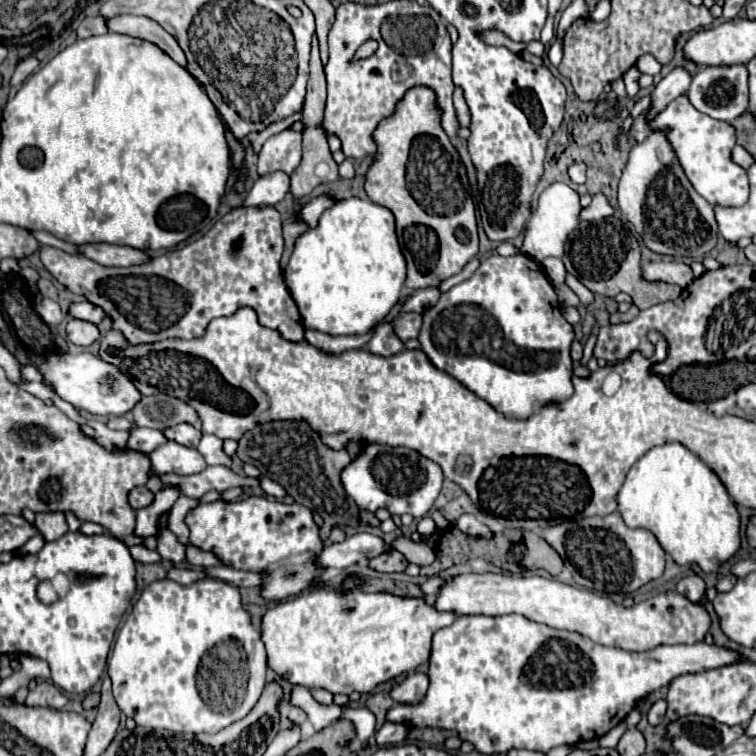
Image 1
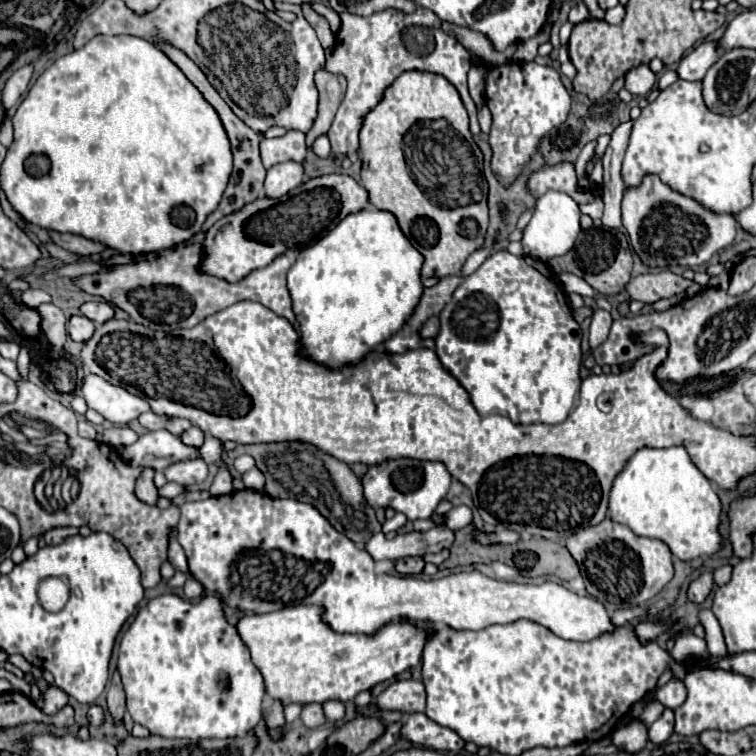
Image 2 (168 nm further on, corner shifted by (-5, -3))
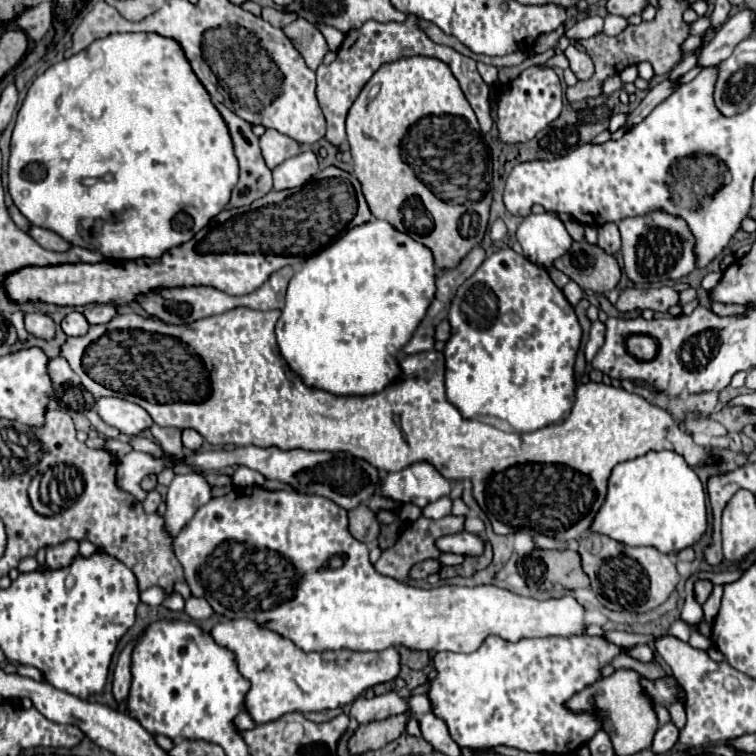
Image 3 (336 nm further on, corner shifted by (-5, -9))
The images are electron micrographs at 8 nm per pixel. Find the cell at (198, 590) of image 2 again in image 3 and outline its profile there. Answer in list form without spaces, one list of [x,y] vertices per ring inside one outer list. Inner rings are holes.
[[[190,597],[188,601],[186,601],[186,613],[192,617],[192,619],[208,619],[214,611],[212,611],[212,607],[208,605],[208,601],[206,599],[200,599],[200,597]]]

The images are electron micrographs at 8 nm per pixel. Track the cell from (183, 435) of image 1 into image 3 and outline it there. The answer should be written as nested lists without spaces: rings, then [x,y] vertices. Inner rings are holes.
[[[184,429],[182,431],[182,443],[188,451],[198,451],[202,445],[202,435],[194,429]]]

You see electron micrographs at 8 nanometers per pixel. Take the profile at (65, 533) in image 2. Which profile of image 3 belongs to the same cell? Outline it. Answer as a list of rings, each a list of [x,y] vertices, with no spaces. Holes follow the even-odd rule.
[[[64,541],[58,545],[50,545],[46,549],[46,565],[52,569],[66,567],[70,561],[78,555],[78,543],[76,541]]]

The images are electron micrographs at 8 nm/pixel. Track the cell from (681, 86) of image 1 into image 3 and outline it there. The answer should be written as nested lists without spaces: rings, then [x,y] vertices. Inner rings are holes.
[[[742,9],[736,15],[732,15],[712,37],[712,41],[700,49],[698,67],[702,69],[718,67],[726,57],[730,57],[730,53],[740,41],[752,35],[752,25],[754,25],[754,11]]]

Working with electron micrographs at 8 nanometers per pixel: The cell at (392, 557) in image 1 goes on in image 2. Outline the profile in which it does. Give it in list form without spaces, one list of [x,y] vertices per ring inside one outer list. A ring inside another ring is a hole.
[[[410,557],[410,559],[398,559],[396,561],[396,571],[402,575],[420,575],[422,569],[424,569],[422,557]]]

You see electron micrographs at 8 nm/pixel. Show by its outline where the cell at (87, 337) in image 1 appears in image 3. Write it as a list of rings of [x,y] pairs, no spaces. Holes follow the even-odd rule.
[[[74,311],[74,313],[68,313],[64,319],[62,319],[62,329],[68,337],[82,337],[88,333],[88,321],[82,313]]]

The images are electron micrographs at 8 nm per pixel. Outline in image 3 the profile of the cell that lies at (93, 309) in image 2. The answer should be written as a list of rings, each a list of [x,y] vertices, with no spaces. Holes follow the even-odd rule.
[[[90,305],[84,309],[84,317],[90,325],[108,323],[112,317],[116,317],[116,307],[114,305]]]

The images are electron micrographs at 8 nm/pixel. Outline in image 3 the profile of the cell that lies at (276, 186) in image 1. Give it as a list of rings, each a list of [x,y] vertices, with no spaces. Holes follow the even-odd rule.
[[[312,151],[290,157],[272,171],[274,191],[300,189],[306,181],[310,181],[310,177],[314,177],[316,171],[318,171],[318,159]]]

